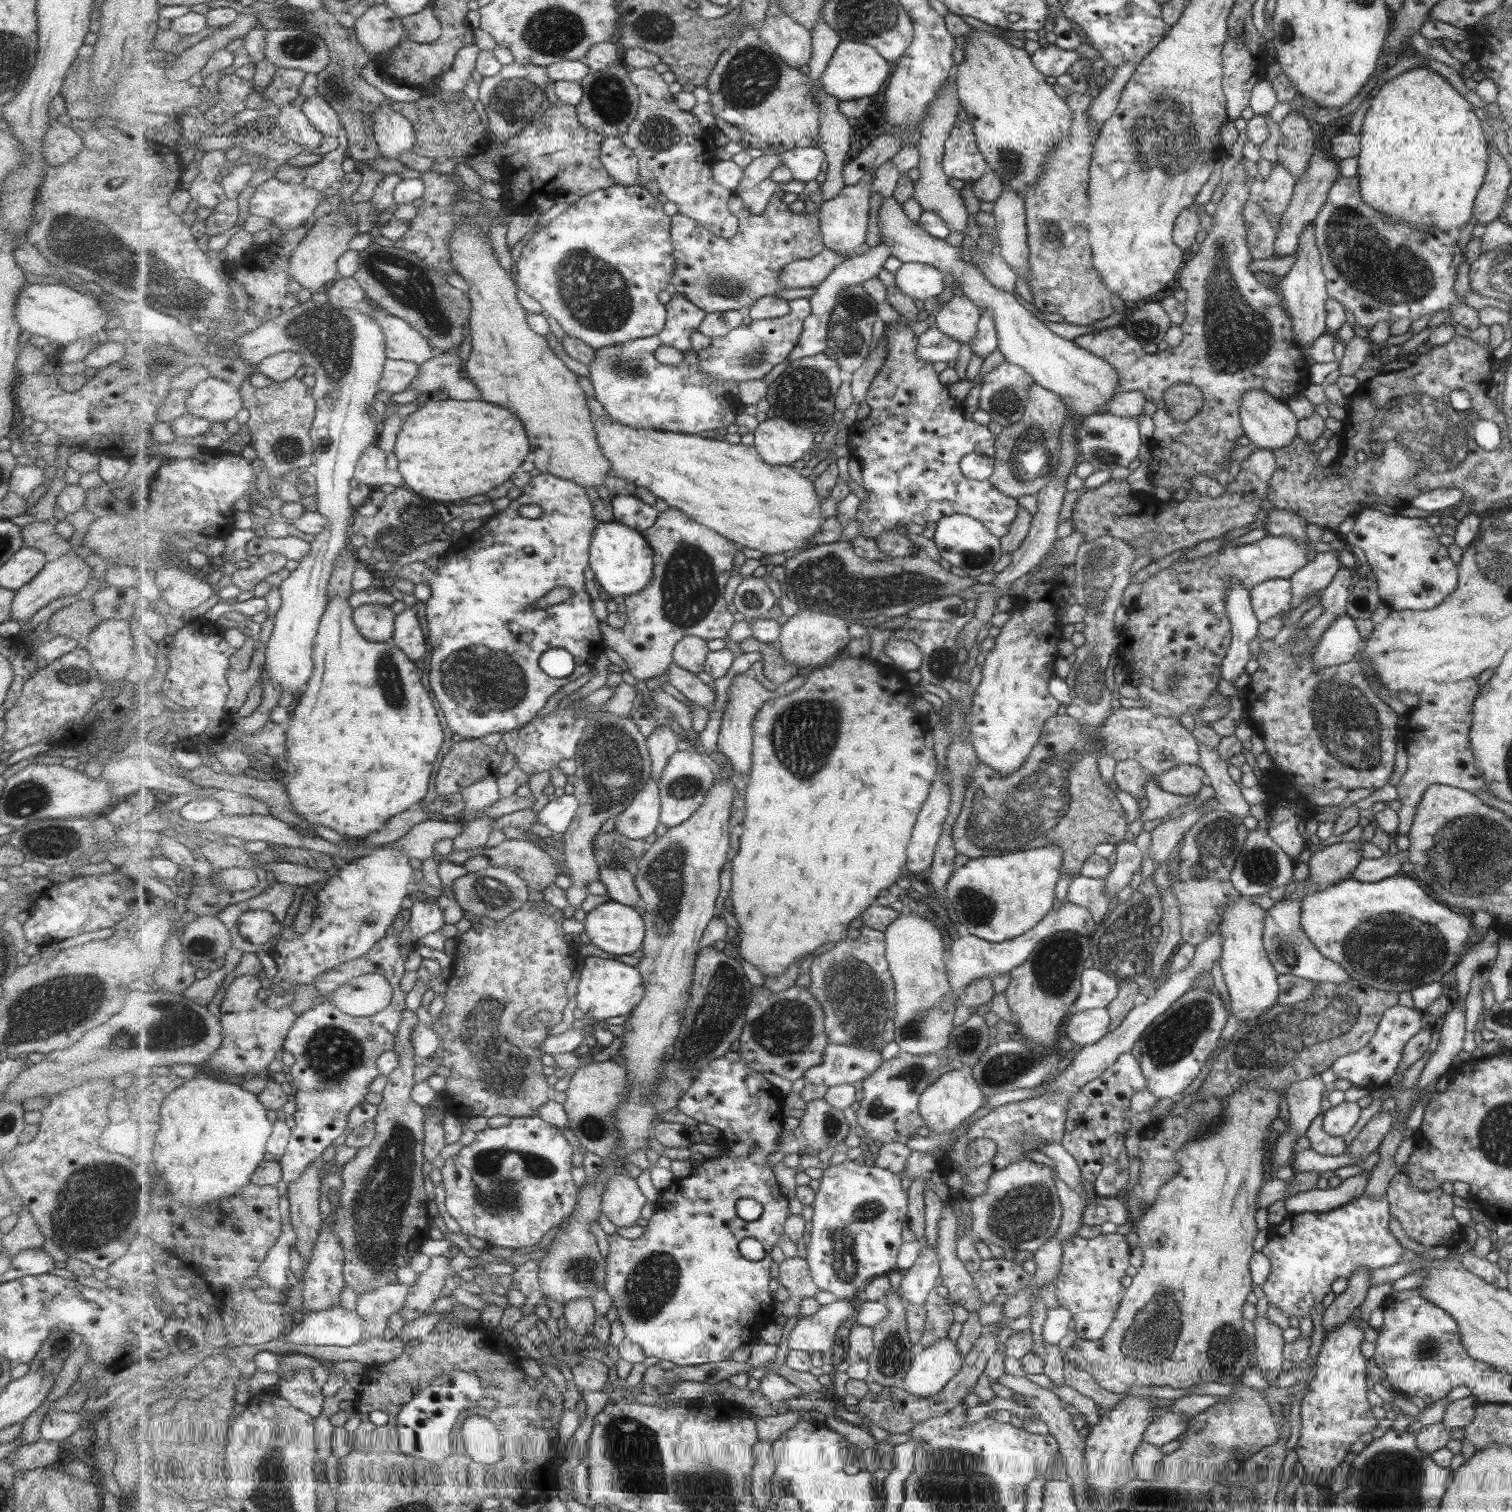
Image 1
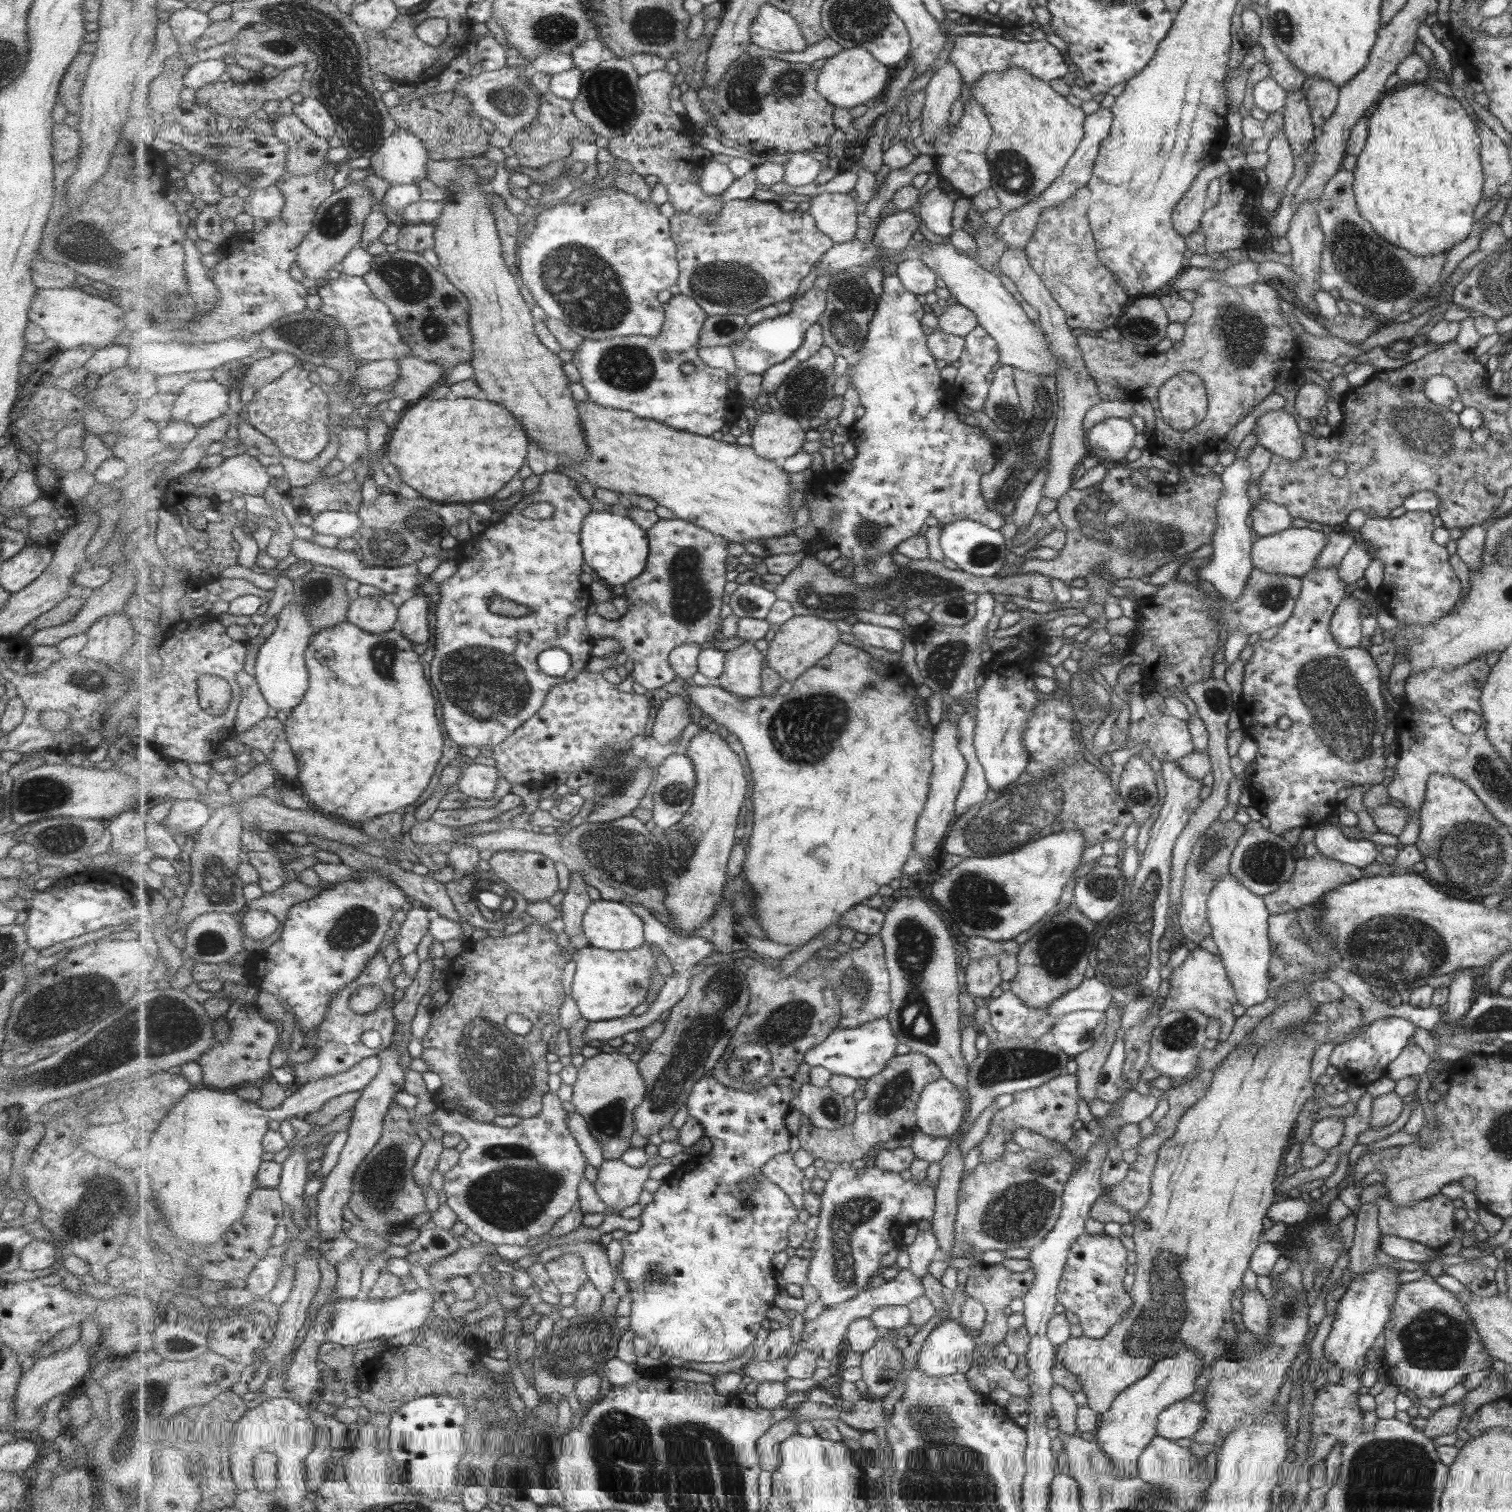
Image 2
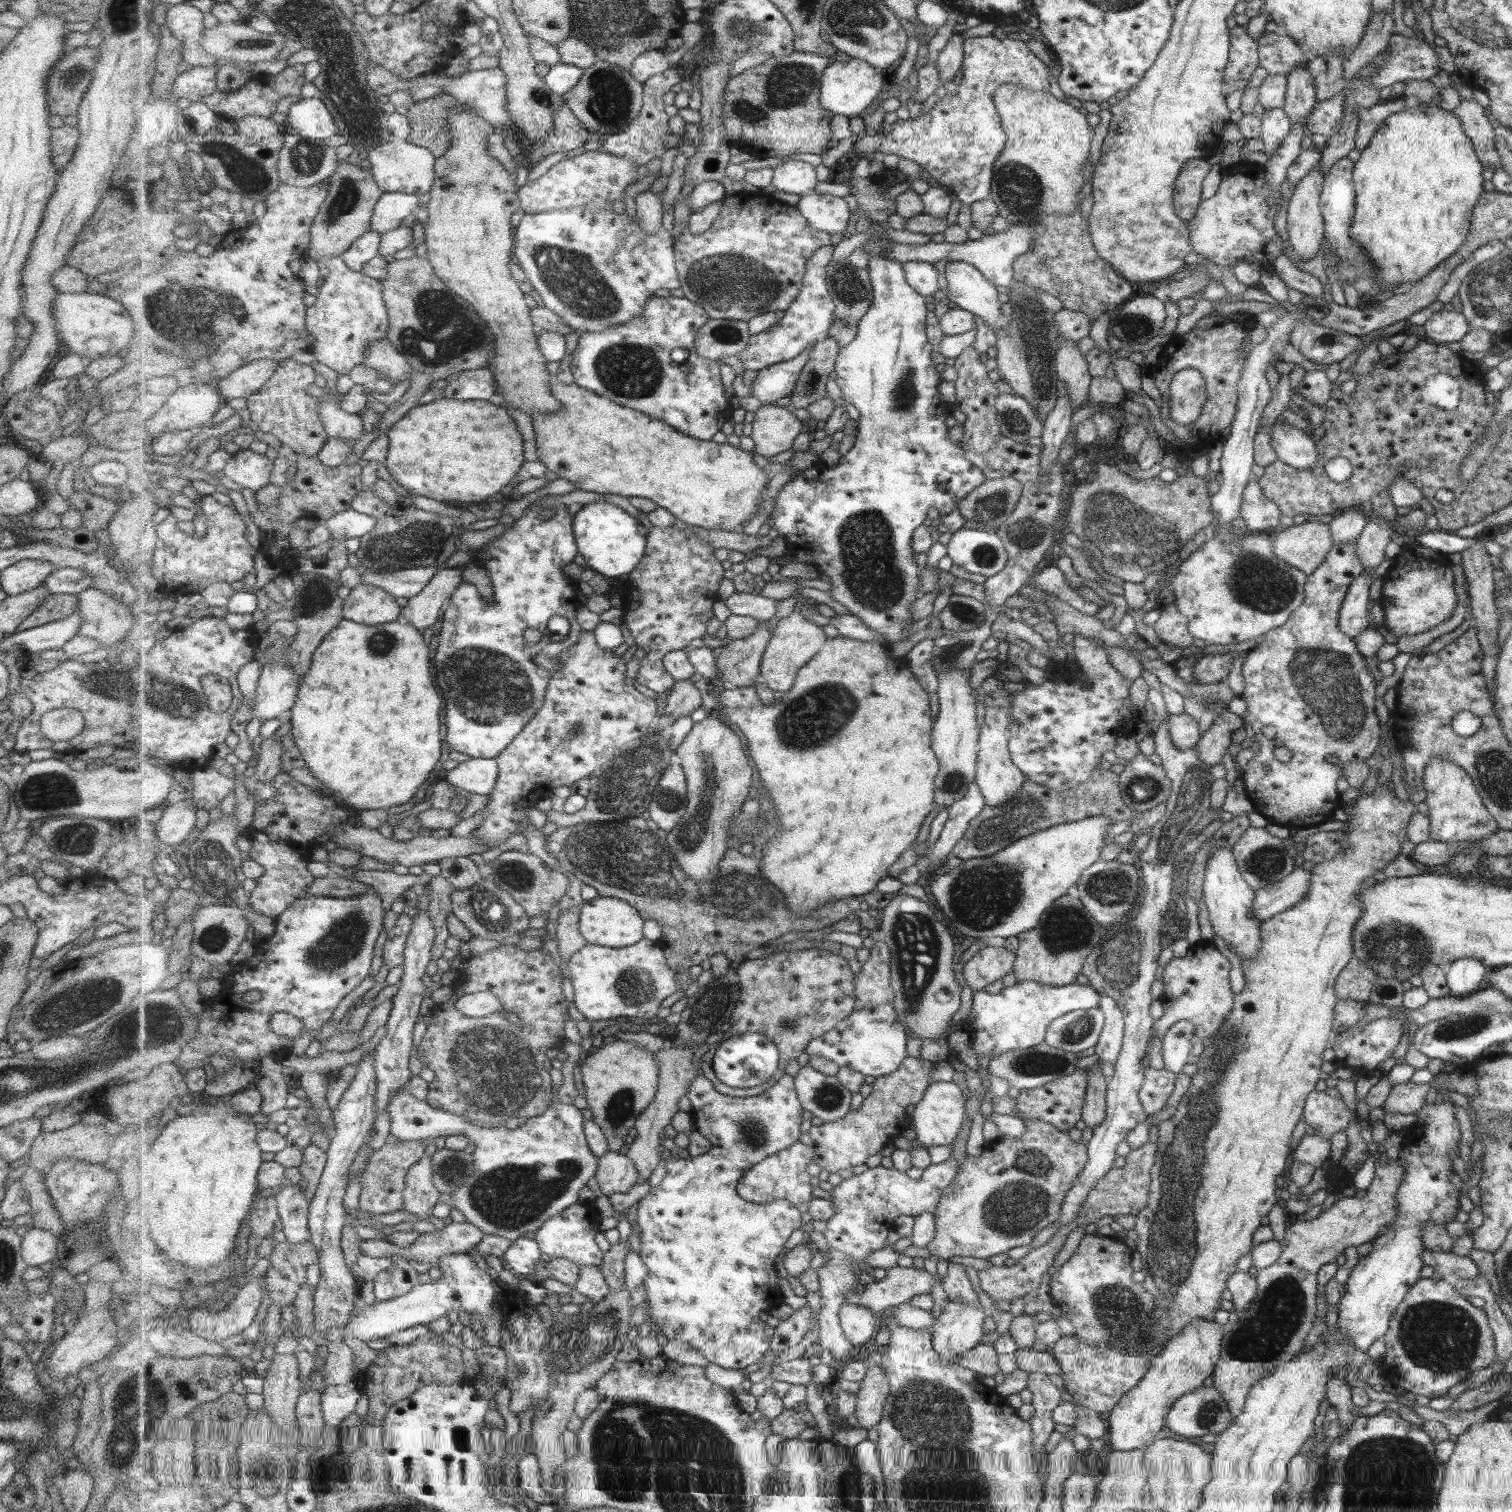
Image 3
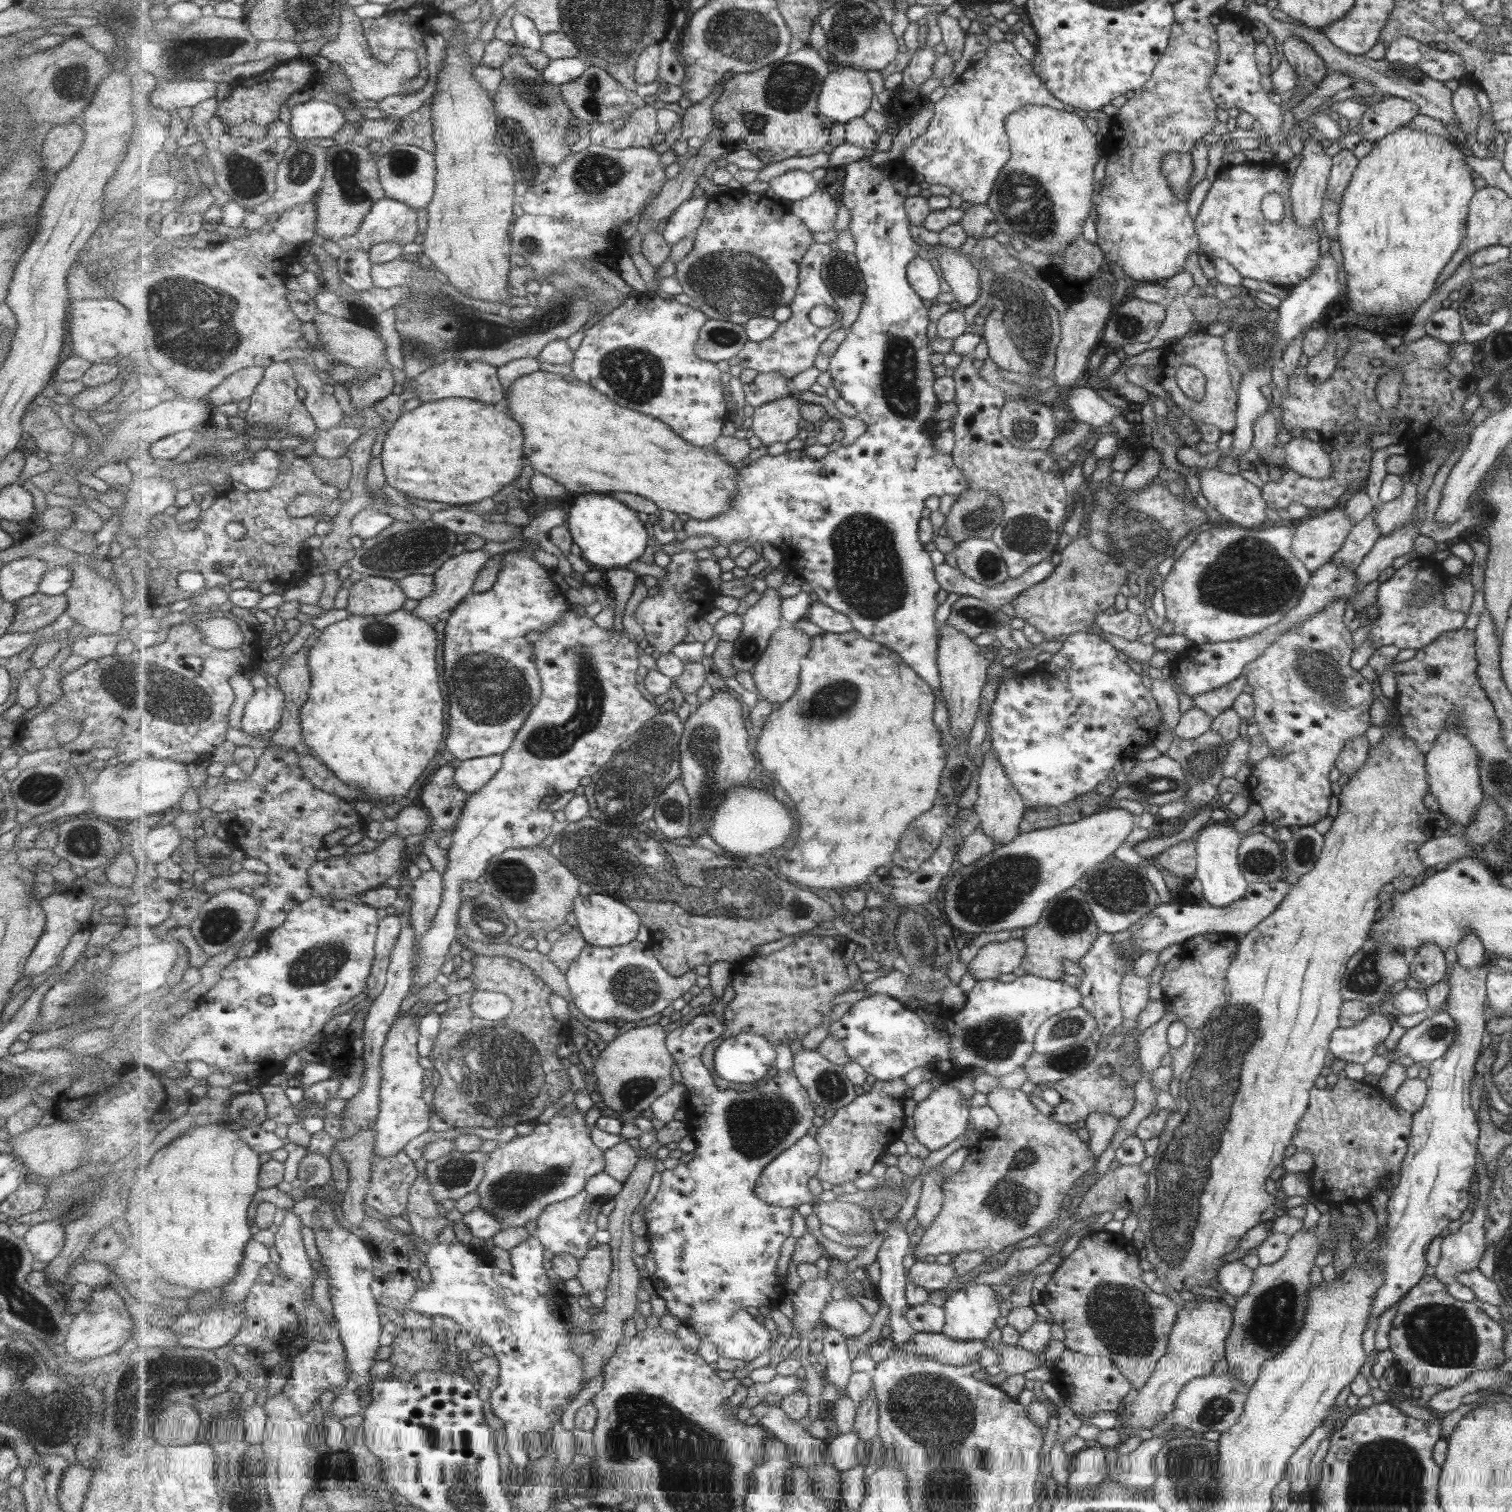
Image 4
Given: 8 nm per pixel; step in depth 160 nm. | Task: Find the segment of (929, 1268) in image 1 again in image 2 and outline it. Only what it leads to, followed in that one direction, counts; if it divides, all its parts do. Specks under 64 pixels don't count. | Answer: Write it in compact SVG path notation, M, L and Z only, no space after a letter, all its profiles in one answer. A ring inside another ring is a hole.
M933 1227L930 1230L919 1231L914 1242L907 1246L907 1250L912 1260L909 1269L923 1280L929 1272L931 1261L939 1257L940 1244L937 1236L933 1234Z

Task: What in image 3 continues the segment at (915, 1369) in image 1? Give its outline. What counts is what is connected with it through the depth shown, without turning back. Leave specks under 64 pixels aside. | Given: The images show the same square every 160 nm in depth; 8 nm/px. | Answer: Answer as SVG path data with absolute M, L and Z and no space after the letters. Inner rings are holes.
M946 1302L931 1330L942 1363L953 1365L957 1355L979 1344L983 1336L983 1320L985 1314L981 1308Z

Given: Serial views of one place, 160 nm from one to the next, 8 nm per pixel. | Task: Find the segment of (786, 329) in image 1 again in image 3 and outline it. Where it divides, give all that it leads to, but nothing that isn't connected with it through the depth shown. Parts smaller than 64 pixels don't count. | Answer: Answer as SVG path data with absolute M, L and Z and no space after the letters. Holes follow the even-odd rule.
M827 245L813 253L804 276L804 290L786 310L785 316L773 328L752 335L747 348L738 354L745 370L760 371L781 361L801 356L812 344L817 344L823 332L830 332L836 318L836 302L828 289L828 265L835 254L833 245Z

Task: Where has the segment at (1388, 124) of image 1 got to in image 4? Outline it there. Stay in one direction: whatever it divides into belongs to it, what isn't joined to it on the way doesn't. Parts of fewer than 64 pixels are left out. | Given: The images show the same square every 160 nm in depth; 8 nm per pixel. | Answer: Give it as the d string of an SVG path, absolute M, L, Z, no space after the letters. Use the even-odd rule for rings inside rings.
M1408 124L1398 127L1389 133L1385 137L1374 142L1373 150L1363 158L1359 159L1359 164L1352 172L1352 178L1348 182L1348 185L1343 189L1340 201L1338 202L1337 213L1337 226L1336 226L1336 238L1340 246L1341 262L1343 263L1343 272L1345 273L1345 298L1347 298L1347 306L1358 314L1362 320L1379 316L1386 317L1386 319L1395 319L1404 313L1416 312L1416 308L1424 304L1432 293L1435 292L1437 280L1440 277L1441 271L1450 262L1449 258L1452 258L1452 254L1457 250L1457 246L1460 246L1460 242L1463 241L1465 236L1465 218L1468 218L1467 204L1471 200L1473 192L1473 180L1469 176L1471 172L1470 168L1463 162L1463 153L1457 152L1451 144L1444 138L1434 135L1427 135L1424 132L1411 130L1408 128Z

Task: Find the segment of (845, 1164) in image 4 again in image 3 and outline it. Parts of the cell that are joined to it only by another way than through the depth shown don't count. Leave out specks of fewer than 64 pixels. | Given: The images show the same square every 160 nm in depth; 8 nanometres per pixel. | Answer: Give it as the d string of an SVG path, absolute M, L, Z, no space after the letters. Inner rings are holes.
M914 1057L906 1058L901 1068L893 1074L887 1074L887 1077L880 1077L873 1083L873 1092L862 1102L859 1110L849 1111L841 1120L835 1122L823 1122L822 1125L813 1125L808 1131L817 1155L814 1161L820 1165L820 1168L825 1168L831 1174L839 1174L841 1170L850 1170L852 1166L861 1166L867 1164L869 1156L879 1154L887 1144L892 1143L895 1138L899 1138L905 1134L905 1130L909 1130L911 1116L907 1114L907 1106L919 1105L924 1098L931 1081L931 1072L936 1065L936 1062L917 1059Z

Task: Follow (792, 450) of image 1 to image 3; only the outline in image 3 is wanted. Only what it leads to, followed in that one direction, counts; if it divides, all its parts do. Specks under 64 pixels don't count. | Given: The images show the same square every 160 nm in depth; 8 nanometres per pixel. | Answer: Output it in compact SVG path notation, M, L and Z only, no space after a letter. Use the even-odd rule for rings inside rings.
M762 404L756 410L753 420L753 451L764 458L781 454L793 448L793 442L801 434L801 428L801 420L793 414L790 407Z

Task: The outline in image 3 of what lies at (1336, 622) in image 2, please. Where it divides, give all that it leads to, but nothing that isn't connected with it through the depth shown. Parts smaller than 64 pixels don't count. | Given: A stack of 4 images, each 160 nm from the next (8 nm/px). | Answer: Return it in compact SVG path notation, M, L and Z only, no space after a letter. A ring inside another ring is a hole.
M1371 567L1364 568L1360 576L1348 586L1348 592L1340 609L1338 626L1342 633L1353 639L1357 634L1368 631L1366 605L1370 600L1367 589L1374 580L1369 576L1371 570Z

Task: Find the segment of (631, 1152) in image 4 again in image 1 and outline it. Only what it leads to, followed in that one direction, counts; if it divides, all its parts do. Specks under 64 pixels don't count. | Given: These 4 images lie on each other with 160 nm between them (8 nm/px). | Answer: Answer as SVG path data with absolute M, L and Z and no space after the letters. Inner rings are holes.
M617 1173L606 1184L602 1210L616 1228L630 1227L637 1224L647 1202L636 1178Z

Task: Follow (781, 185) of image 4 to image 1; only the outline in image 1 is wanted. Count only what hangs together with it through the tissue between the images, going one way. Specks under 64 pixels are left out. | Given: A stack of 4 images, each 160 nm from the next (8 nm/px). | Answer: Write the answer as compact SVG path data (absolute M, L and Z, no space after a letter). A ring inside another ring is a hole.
M813 146L794 148L779 154L781 164L793 171L794 180L799 183L817 180L826 158L827 155L823 149Z

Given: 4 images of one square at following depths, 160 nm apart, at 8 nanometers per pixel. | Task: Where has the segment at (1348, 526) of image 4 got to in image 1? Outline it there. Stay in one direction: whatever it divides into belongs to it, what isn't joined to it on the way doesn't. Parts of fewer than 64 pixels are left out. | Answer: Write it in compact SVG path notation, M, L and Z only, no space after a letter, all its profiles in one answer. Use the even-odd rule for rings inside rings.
M1266 535L1261 540L1252 543L1245 544L1243 546L1237 546L1235 548L1227 549L1224 552L1218 550L1211 554L1199 557L1194 560L1184 561L1182 558L1177 562L1171 563L1169 567L1162 571L1156 572L1148 579L1141 583L1141 589L1139 596L1134 600L1135 608L1129 612L1129 619L1123 625L1123 628L1118 630L1119 642L1117 646L1117 656L1119 656L1119 663L1124 666L1126 670L1126 679L1128 685L1135 686L1138 690L1139 699L1143 700L1144 706L1147 707L1152 713L1164 716L1164 717L1177 717L1182 714L1191 715L1196 710L1199 710L1204 705L1205 699L1215 692L1217 682L1220 679L1220 664L1223 660L1225 653L1228 652L1228 646L1231 644L1231 626L1228 621L1228 616L1225 615L1225 593L1224 588L1231 583L1237 581L1241 583L1247 590L1250 590L1252 586L1259 584L1263 581L1268 581L1274 578L1288 579L1297 570L1303 568L1307 564L1307 549L1309 544L1297 544L1290 538L1273 537Z

